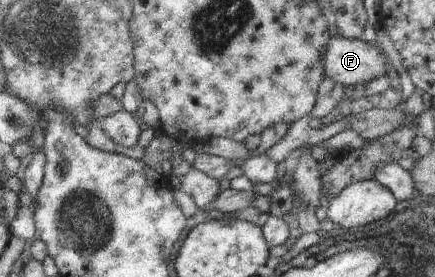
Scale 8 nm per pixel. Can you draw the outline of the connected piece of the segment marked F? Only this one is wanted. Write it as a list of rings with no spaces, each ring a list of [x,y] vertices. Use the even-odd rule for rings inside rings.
[[[335,36],[327,42],[327,49],[323,52],[323,66],[325,66],[325,76],[331,78],[335,84],[342,84],[345,88],[355,88],[358,84],[370,83],[386,74],[387,58],[371,42]]]

